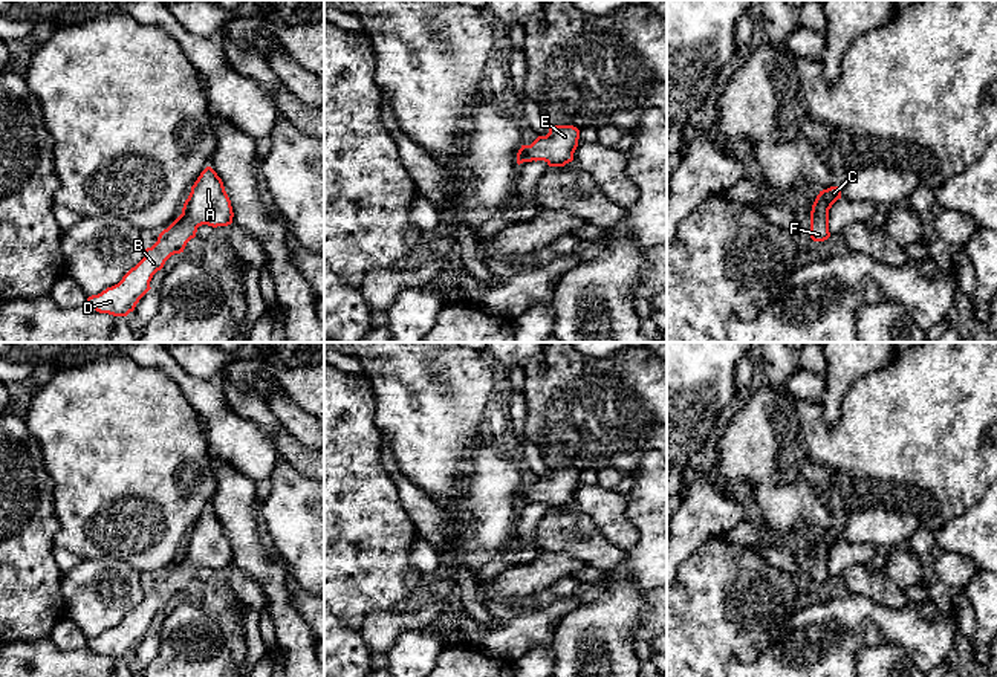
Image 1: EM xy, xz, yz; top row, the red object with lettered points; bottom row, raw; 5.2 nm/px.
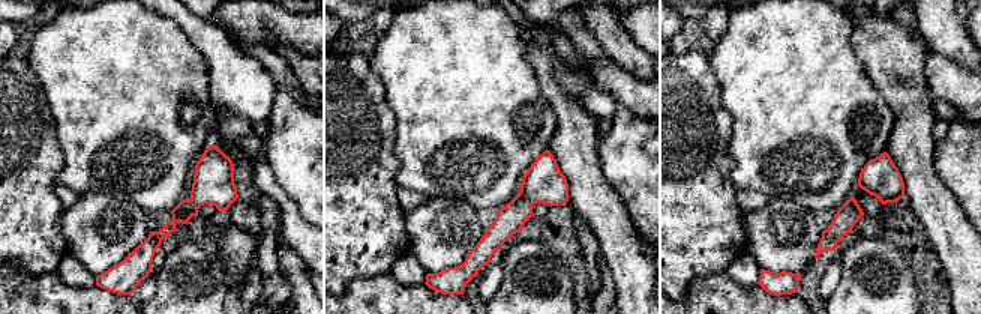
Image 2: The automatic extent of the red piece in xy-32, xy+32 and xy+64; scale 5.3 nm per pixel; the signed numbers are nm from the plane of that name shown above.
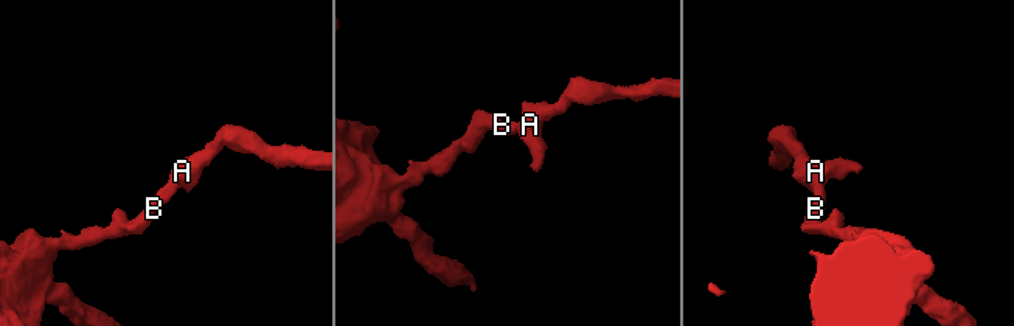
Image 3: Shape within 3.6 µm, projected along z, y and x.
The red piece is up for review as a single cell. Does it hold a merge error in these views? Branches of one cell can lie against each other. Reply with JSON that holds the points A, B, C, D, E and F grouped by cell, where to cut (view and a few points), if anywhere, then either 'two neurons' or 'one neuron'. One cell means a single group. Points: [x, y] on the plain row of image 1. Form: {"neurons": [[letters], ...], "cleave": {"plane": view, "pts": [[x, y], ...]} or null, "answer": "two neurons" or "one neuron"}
{"neurons": [["A", "B", "C", "D", "E", "F"]], "cleave": null, "answer": "one neuron"}

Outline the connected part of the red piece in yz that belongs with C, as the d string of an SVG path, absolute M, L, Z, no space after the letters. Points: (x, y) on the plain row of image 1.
M830 529L820 533L810 553L810 581L814 584L824 584L830 579L829 575L829 552L841 541L841 530Z

